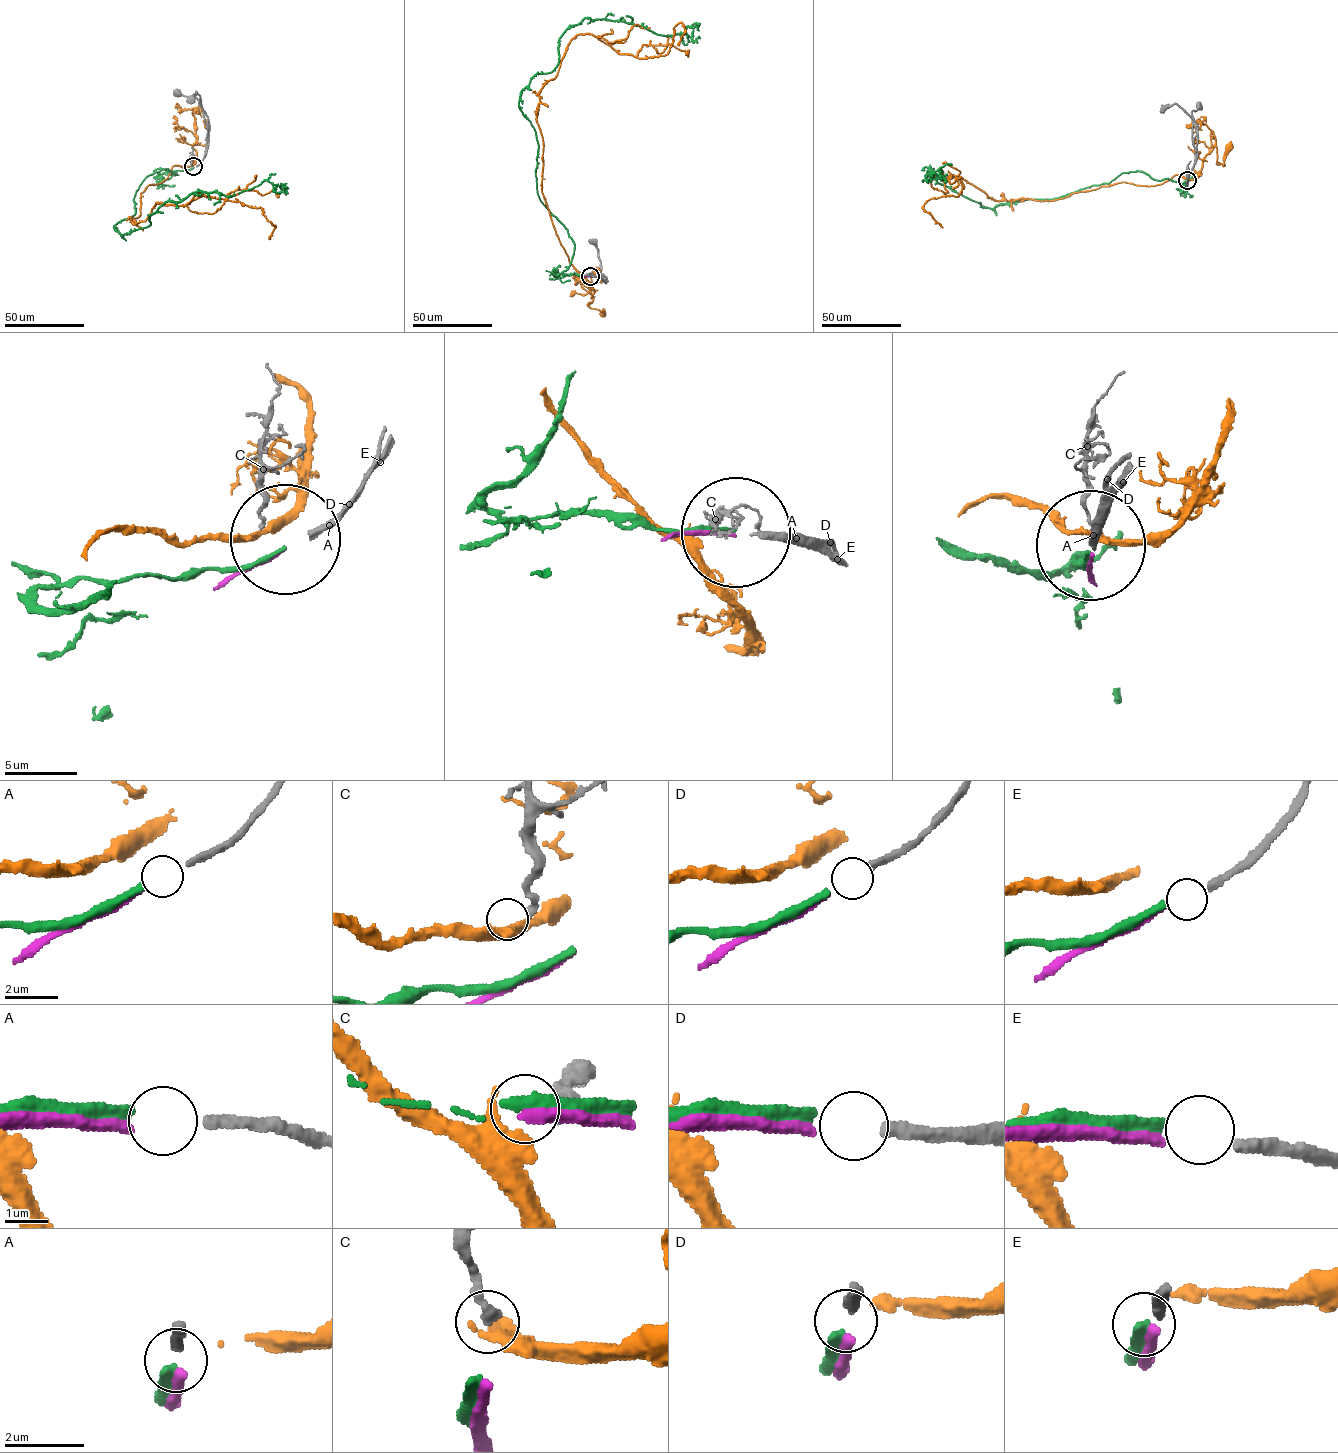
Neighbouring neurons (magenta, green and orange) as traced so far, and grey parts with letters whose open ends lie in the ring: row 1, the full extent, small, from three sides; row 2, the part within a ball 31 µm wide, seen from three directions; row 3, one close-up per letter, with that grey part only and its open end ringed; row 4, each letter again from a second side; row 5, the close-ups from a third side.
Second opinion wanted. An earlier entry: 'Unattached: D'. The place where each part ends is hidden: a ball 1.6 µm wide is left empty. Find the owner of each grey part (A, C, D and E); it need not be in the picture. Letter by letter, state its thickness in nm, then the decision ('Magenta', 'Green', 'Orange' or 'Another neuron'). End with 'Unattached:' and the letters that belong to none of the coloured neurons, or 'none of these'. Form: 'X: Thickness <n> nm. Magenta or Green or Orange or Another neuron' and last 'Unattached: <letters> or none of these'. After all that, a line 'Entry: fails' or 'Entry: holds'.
A: Thickness 260 nm. Green
C: Thickness 280 nm. Orange
D: Thickness 280 nm. Another neuron
E: Thickness 300 nm. Magenta
Unattached: D
Entry: holds

